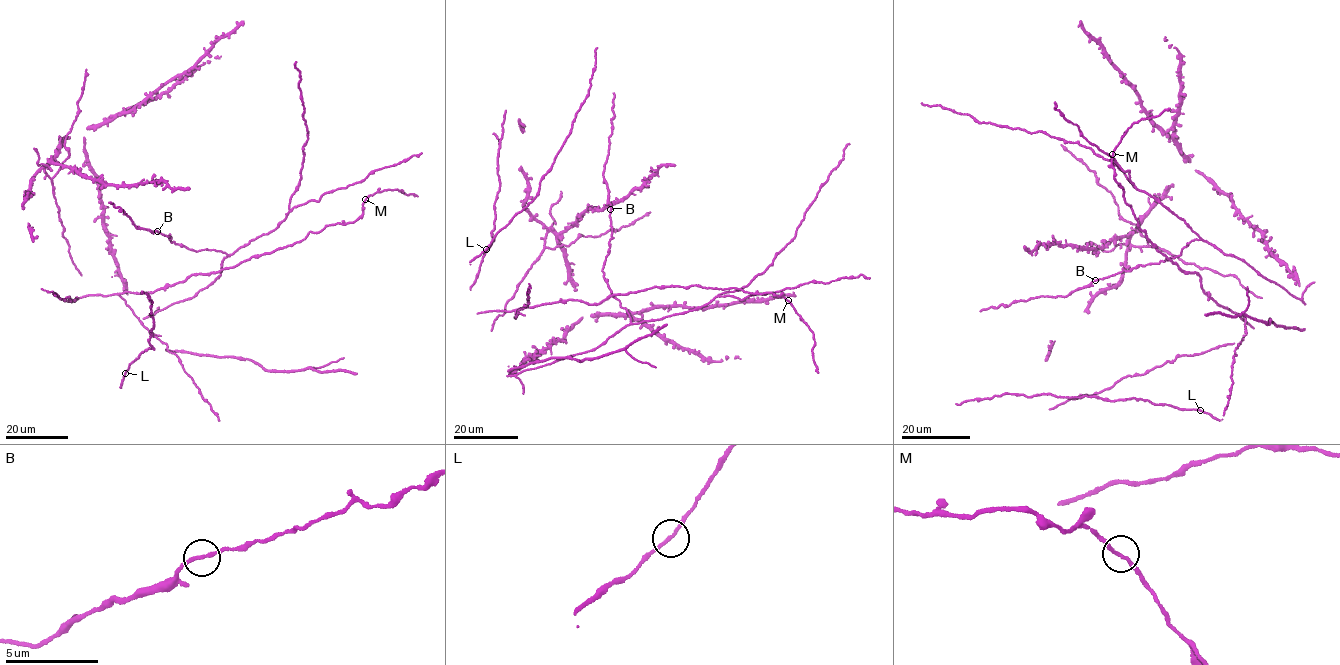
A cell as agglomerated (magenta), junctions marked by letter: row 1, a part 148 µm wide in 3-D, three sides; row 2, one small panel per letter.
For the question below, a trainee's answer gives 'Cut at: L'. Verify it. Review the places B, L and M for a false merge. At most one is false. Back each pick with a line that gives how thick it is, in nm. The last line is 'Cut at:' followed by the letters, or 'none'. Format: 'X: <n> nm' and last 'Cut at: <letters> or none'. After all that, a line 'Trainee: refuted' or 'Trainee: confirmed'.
Cut at: none
Trainee: refuted

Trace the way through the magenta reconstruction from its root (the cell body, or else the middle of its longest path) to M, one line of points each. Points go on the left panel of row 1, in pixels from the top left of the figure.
M: (277, 248), (301, 241), (310, 231), (354, 222), (362, 214), (365, 199)

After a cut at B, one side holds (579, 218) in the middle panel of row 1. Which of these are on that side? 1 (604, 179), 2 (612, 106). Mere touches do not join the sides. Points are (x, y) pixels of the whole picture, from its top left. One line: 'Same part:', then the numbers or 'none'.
Same part: none

